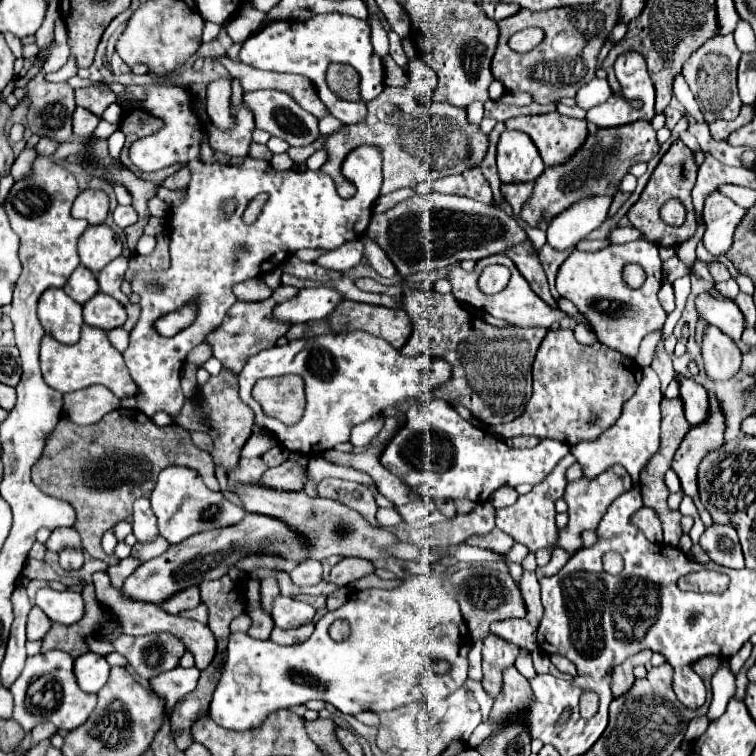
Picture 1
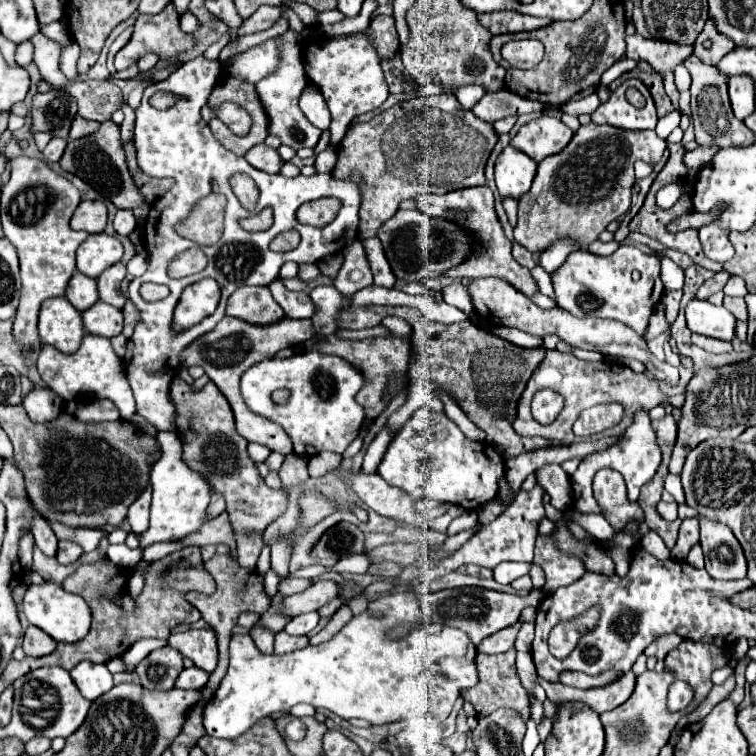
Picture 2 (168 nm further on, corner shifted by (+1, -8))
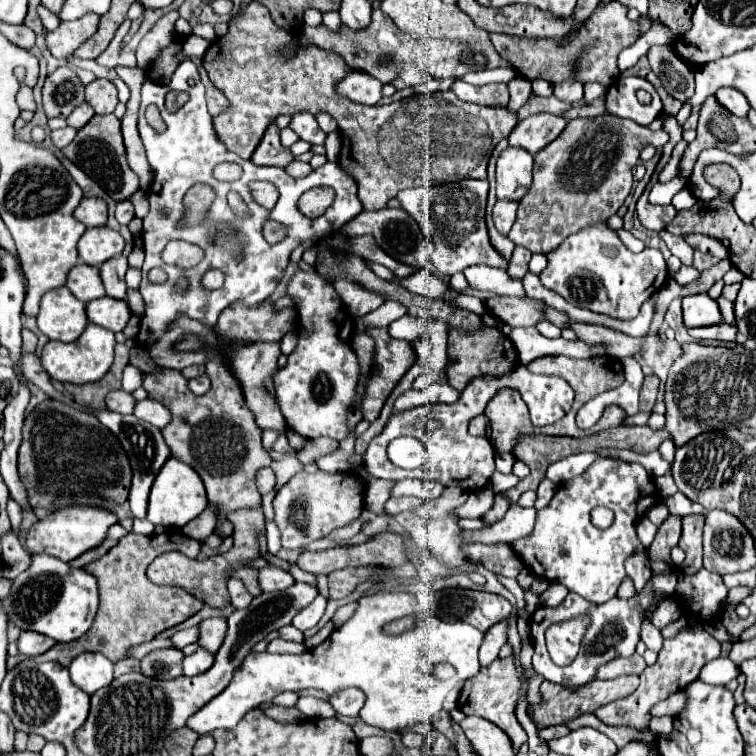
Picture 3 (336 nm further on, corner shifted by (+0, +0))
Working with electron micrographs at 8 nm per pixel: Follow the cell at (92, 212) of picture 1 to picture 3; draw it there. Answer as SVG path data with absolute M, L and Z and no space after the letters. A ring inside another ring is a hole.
M90 197L90 199L82 199L80 205L74 211L74 217L84 223L86 227L102 227L106 225L106 201L98 199L98 197Z

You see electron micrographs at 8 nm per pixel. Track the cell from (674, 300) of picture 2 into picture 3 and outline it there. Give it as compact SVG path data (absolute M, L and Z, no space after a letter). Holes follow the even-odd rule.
M682 265L676 273L672 273L672 279L674 279L678 285L688 285L688 283L696 281L698 275L700 275L700 271L696 271L694 267L686 267L686 265Z

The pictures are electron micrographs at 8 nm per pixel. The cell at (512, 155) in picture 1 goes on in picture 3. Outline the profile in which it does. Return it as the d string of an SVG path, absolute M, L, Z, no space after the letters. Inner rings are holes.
M516 147L502 151L496 163L496 199L520 201L532 183L534 157Z

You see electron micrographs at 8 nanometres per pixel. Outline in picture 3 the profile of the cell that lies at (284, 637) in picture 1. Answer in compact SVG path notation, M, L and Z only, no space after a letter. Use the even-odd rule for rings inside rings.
M286 625L286 627L282 627L282 629L278 631L278 635L280 635L282 639L286 639L286 641L298 641L298 643L304 641L302 631L298 631L294 625Z

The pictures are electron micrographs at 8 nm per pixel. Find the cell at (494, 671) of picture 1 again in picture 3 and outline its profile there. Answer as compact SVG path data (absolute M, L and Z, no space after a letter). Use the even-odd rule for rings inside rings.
M506 657L506 659L496 659L492 665L482 667L474 677L470 677L466 681L466 701L464 701L464 711L478 715L482 719L488 719L490 723L494 723L496 727L504 729L504 733L508 733L508 737L512 739L512 749L518 751L520 745L526 743L526 733L520 727L520 723L514 717L514 705L518 699L518 689L520 689L520 681L516 677L516 667L514 667L514 659Z

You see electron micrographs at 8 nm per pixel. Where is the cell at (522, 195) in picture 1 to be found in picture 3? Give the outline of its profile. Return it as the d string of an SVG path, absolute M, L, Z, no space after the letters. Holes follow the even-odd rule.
M496 201L492 217L494 217L494 227L498 229L498 233L506 235L510 231L516 219L516 209L518 209L516 201Z

